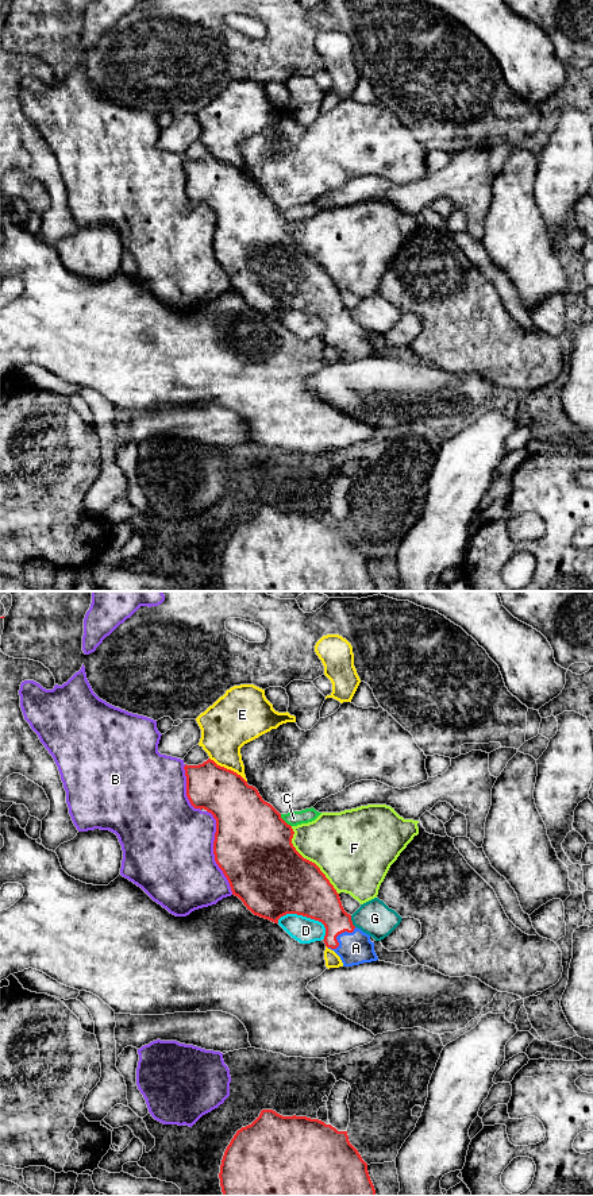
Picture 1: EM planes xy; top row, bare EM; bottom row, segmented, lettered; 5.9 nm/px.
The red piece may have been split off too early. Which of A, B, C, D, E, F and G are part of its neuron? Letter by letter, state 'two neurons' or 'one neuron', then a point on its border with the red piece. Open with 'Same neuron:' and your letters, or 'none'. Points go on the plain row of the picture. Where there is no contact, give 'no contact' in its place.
Same neuron: A
A: one neuron; meets red in xy at (337, 331)
B: two neurons; meets red in xy at (214, 247)
C: two neurons; meets red in xy at (284, 216)
D: two neurons; meets red in xy at (304, 311)
E: two neurons; meets red in xy at (228, 165)
F: two neurons; meets red in xy at (308, 255)
G: two neurons; meets red in xy at (351, 316)

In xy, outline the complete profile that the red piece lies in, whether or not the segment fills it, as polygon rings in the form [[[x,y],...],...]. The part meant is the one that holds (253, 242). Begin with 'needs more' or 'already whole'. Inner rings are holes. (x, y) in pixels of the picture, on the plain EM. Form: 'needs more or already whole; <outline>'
needs more; [[[208,154],[199,161],[184,162],[186,192],[195,204],[204,204],[216,215],[213,236],[215,256],[227,273],[232,290],[254,310],[278,319],[286,309],[319,316],[326,323],[324,339],[342,355],[343,362],[377,356],[370,331],[355,323],[342,301],[339,289],[320,266],[293,242],[293,224],[281,209],[262,194],[236,167]]]

